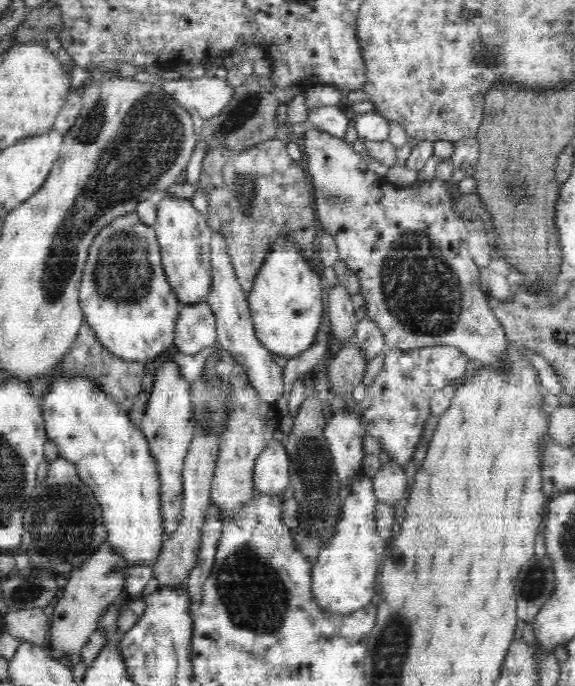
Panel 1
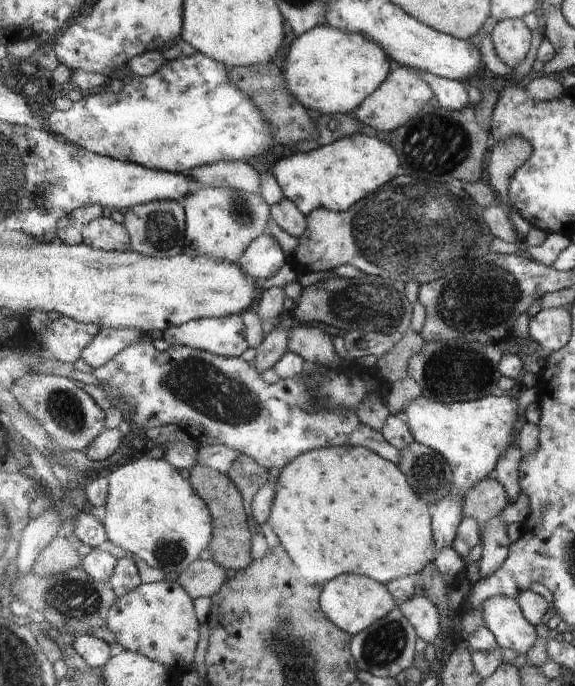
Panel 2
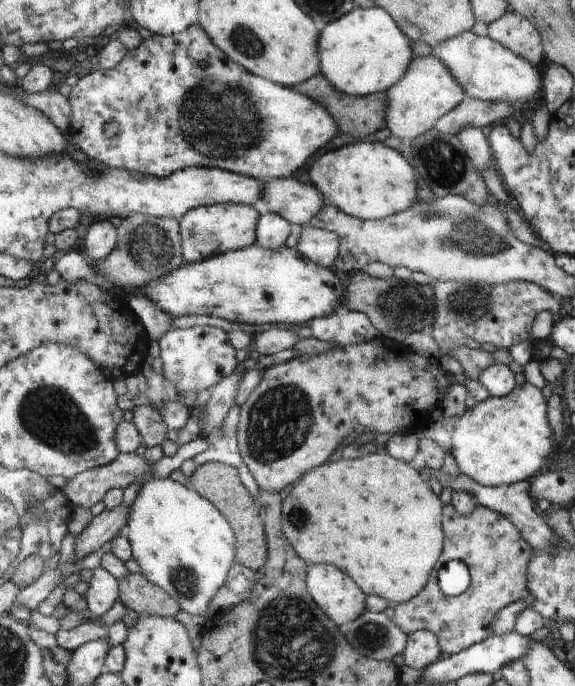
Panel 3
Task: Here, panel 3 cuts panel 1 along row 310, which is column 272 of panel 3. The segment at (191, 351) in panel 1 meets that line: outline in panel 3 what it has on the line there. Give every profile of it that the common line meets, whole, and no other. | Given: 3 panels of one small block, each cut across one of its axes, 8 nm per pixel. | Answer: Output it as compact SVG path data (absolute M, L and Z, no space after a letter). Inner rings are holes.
M283 178L283 180L275 180L275 182L265 184L265 196L261 200L267 204L271 214L281 214L285 220L289 220L291 224L299 224L301 228L309 226L317 218L317 214L321 214L325 208L325 204L323 204L325 194L317 186L301 184L295 178Z

